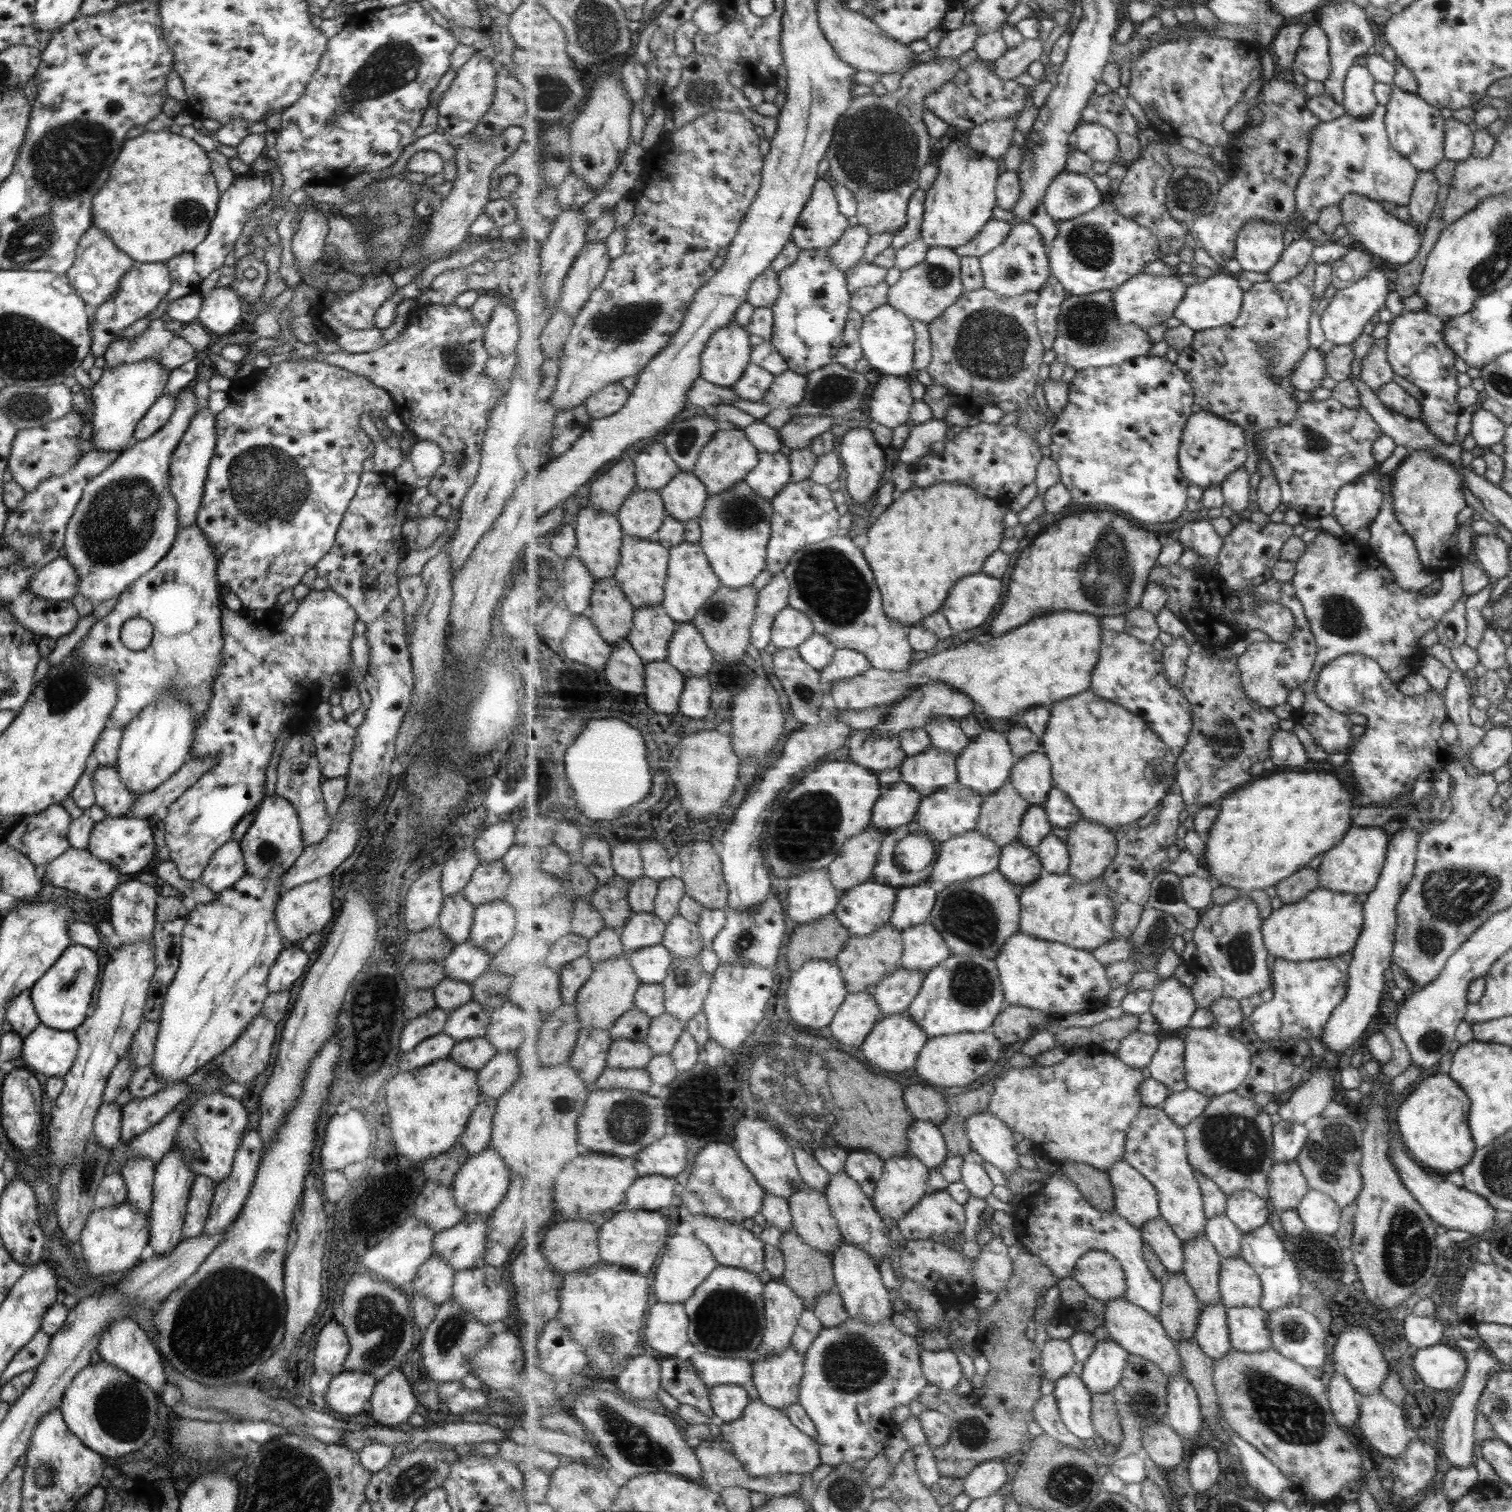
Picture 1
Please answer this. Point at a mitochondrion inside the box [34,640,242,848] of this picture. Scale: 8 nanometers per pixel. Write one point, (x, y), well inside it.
(64, 690)

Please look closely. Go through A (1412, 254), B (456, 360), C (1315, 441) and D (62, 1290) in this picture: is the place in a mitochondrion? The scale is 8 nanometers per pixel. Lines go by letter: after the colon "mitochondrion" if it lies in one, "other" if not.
A: other
B: mitochondrion
C: mitochondrion
D: other

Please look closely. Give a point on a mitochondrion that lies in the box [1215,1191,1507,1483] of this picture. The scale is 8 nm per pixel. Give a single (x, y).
(1293, 1416)

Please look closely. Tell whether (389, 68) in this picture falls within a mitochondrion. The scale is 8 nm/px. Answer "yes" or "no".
yes

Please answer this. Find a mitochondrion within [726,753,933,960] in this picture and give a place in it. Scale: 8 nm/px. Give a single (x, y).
(811, 825)

